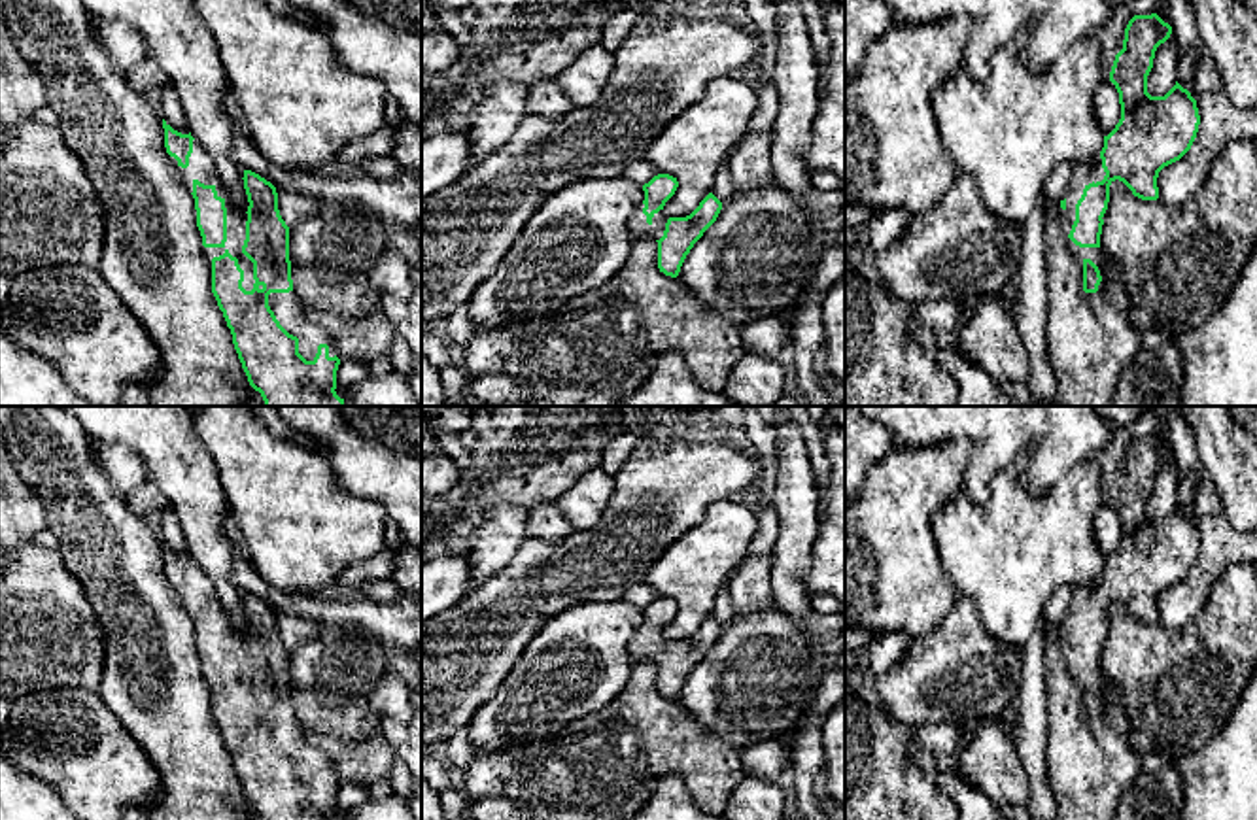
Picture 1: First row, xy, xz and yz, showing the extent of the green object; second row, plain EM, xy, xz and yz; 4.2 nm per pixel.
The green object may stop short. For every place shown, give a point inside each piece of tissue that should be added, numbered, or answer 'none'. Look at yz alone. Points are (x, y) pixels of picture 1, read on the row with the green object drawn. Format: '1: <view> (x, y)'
1: yz (1085, 172)

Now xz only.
1: xz (637, 223)

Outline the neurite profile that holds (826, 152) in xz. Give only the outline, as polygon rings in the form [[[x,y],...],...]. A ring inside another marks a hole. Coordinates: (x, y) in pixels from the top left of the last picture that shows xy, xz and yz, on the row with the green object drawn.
[[[822,0],[822,23],[830,40],[828,64],[818,79],[818,111],[805,162],[811,170],[834,172],[845,185],[845,6]]]

